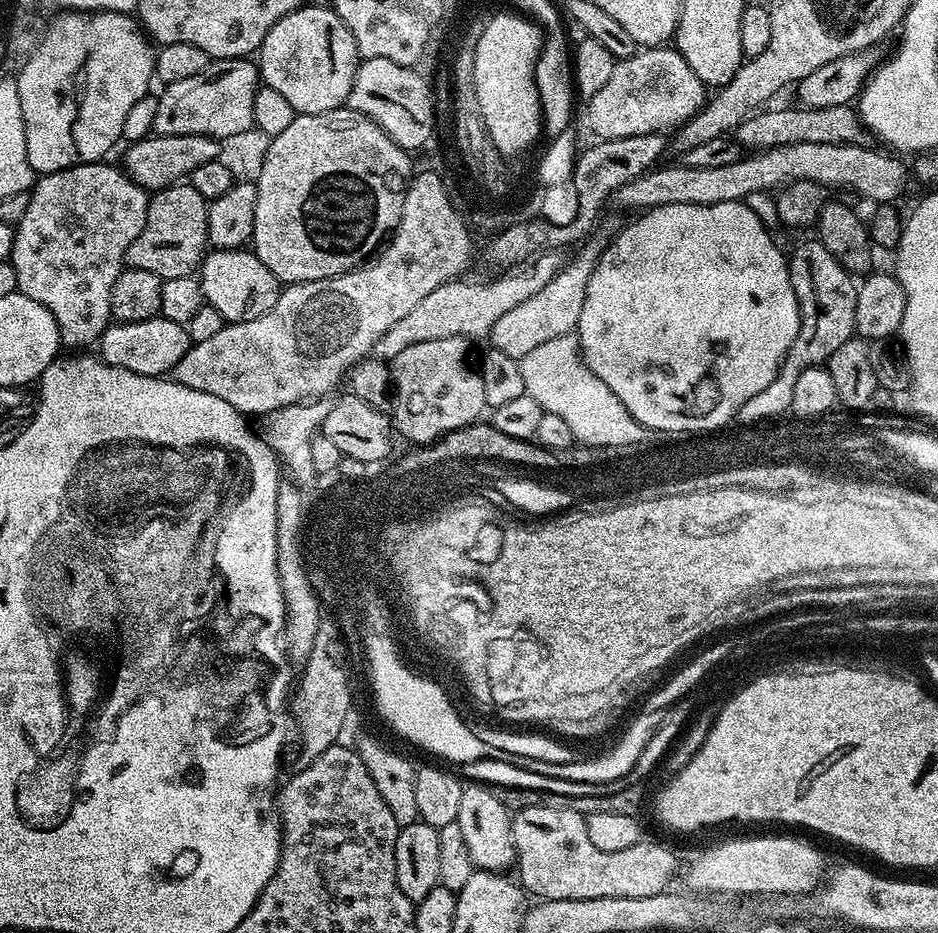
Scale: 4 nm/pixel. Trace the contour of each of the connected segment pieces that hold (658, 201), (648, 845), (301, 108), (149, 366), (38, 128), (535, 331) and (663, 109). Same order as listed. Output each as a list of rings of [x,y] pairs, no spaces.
[[[802,142],[763,149],[755,154],[745,155],[738,162],[730,162],[730,166],[703,168],[673,162],[669,168],[656,166],[626,182],[612,194],[610,200],[620,208],[636,208],[635,210],[671,204],[714,206],[714,202],[743,201],[755,192],[779,190],[790,183],[808,179],[810,182],[823,184],[828,190],[845,188],[846,191],[857,192],[868,200],[877,200],[877,205],[888,206],[910,184],[910,172],[906,164],[900,161],[903,159],[899,155],[872,147],[862,144]]]
[[[534,806],[533,808],[522,808],[519,809],[512,817],[512,833],[514,834],[514,846],[516,847],[516,860],[518,861],[518,868],[520,864],[520,876],[518,875],[519,883],[522,885],[525,893],[529,897],[539,898],[540,900],[585,900],[586,898],[650,898],[654,894],[662,894],[663,892],[669,891],[670,884],[668,884],[668,859],[671,858],[672,852],[667,848],[664,844],[659,844],[656,840],[647,840],[647,838],[641,839],[640,842],[636,845],[629,846],[625,849],[614,850],[611,852],[610,850],[600,850],[597,846],[594,846],[592,842],[590,842],[589,831],[587,830],[587,822],[585,816],[582,814],[578,814],[574,810],[570,810],[568,807],[566,808],[551,808],[550,806]]]
[[[307,6],[286,14],[262,42],[258,53],[258,71],[267,87],[278,90],[301,116],[322,114],[347,105],[350,86],[354,86],[356,65],[362,57],[356,51],[354,34],[338,18],[331,6]]]
[[[158,315],[151,316],[149,320],[142,322],[109,323],[108,329],[100,335],[98,356],[110,366],[118,366],[134,374],[164,378],[171,373],[174,366],[178,366],[178,362],[182,362],[189,347],[187,327],[178,322],[170,322],[166,317]]]
[[[65,11],[57,15],[48,26],[48,33],[40,39],[40,44],[34,54],[22,66],[22,70],[15,73],[14,83],[18,90],[18,102],[22,102],[22,122],[26,130],[26,158],[30,162],[33,173],[47,174],[73,168],[79,164],[94,164],[105,159],[104,156],[116,143],[122,140],[122,125],[126,122],[126,114],[138,98],[149,95],[148,83],[153,83],[156,71],[156,58],[153,45],[149,37],[142,31],[141,25],[126,12],[74,12]]]
[[[592,234],[583,241],[580,253],[573,260],[569,259],[558,274],[538,294],[526,298],[526,302],[514,306],[508,314],[502,314],[498,322],[494,322],[490,337],[491,347],[502,354],[522,357],[530,354],[534,346],[542,346],[542,342],[550,342],[550,338],[562,338],[575,333],[576,323],[582,314],[582,302],[586,302],[586,285],[590,283],[590,274],[594,274],[594,266],[598,258],[607,248],[609,237]]]
[[[644,46],[625,60],[617,60],[614,74],[598,94],[587,97],[588,124],[593,137],[630,138],[634,134],[667,133],[687,123],[706,103],[706,86],[690,70],[686,58],[672,46]]]

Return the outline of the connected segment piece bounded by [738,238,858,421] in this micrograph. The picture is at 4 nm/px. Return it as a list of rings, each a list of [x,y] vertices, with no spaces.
[[[811,238],[790,252],[788,261],[790,282],[794,286],[794,294],[800,307],[800,325],[798,334],[784,355],[780,373],[754,398],[739,404],[743,413],[743,421],[756,420],[757,416],[768,416],[768,413],[778,412],[780,408],[792,407],[794,385],[802,375],[802,370],[819,368],[827,365],[828,360],[842,346],[842,342],[853,339],[856,331],[854,322],[854,302],[856,301],[857,281],[837,262],[826,247],[816,238]]]

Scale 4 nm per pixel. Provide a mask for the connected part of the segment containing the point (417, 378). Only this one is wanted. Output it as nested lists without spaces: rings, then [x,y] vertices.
[[[462,336],[454,338],[438,338],[434,342],[418,342],[418,346],[406,346],[402,354],[398,354],[390,362],[392,383],[394,385],[394,428],[409,440],[412,446],[433,444],[448,432],[458,430],[467,424],[475,424],[485,415],[486,405],[482,394],[482,378],[479,371],[468,361],[469,341]]]

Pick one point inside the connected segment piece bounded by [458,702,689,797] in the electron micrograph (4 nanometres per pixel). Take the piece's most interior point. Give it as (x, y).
(490, 772)

